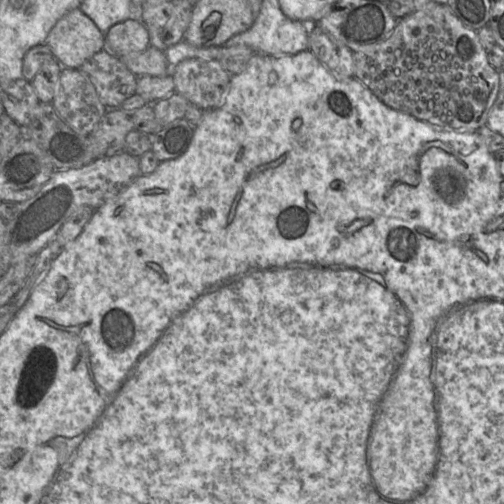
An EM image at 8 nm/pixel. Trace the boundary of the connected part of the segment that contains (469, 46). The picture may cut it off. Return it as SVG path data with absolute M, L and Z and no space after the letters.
M434 1L428 2L420 10L416 10L411 14L397 20L398 21L392 33L384 41L366 46L359 51L353 52L355 65L354 78L359 80L386 106L396 111L409 114L420 121L429 122L441 130L475 132L478 128L486 125L489 112L499 92L499 70L496 70L489 64L485 48L481 45L477 32L466 27L452 12L447 4L441 4Z

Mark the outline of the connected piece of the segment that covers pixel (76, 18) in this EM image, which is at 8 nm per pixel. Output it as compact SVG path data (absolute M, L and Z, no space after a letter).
M76 8L56 22L45 44L62 68L78 68L104 48L104 33Z

